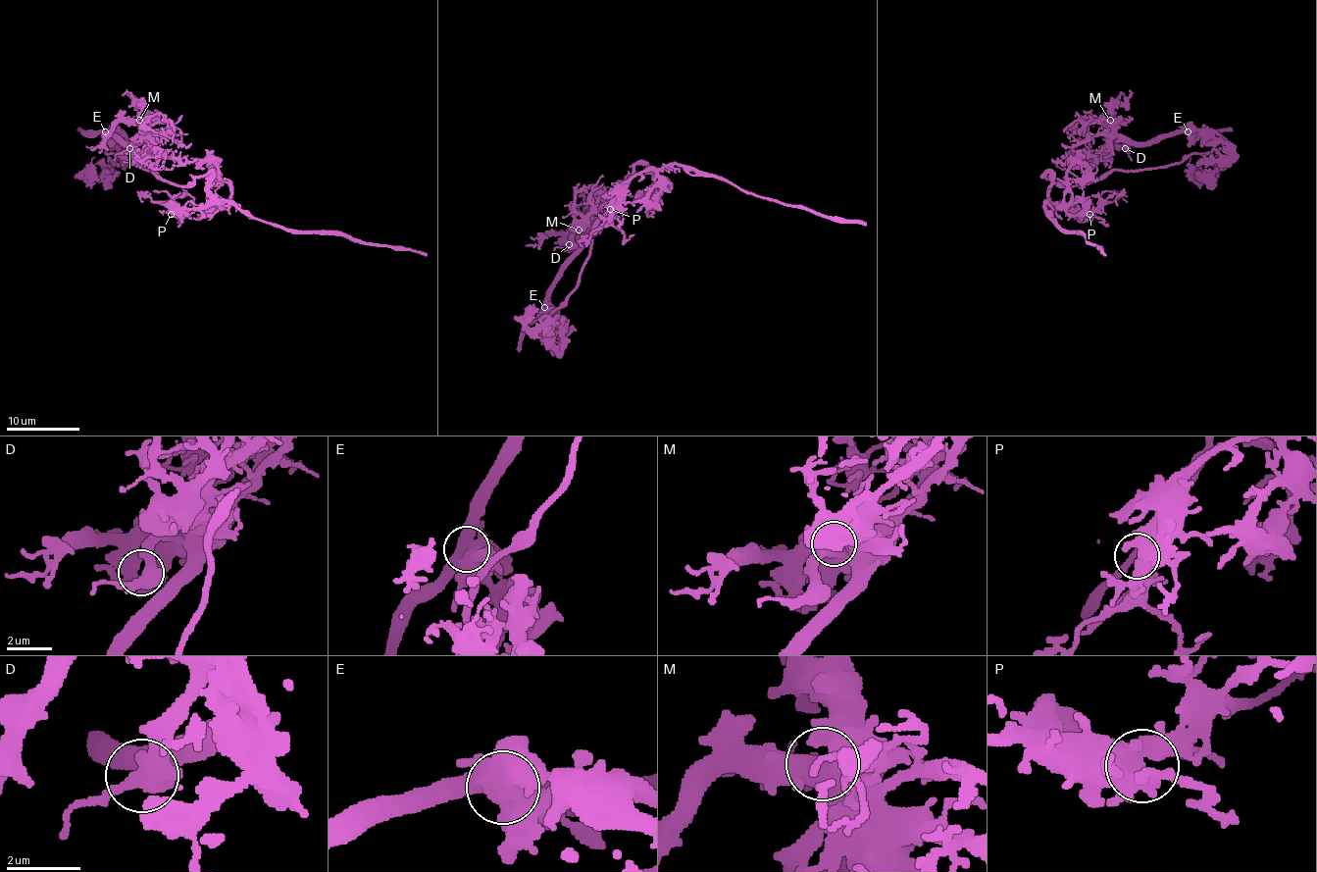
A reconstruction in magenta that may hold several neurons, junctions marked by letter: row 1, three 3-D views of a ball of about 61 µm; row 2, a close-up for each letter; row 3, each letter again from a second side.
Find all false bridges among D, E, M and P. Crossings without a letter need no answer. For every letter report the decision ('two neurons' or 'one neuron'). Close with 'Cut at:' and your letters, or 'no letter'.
D: one neuron
E: two neurons
M: one neuron
P: one neuron
Cut at: E

